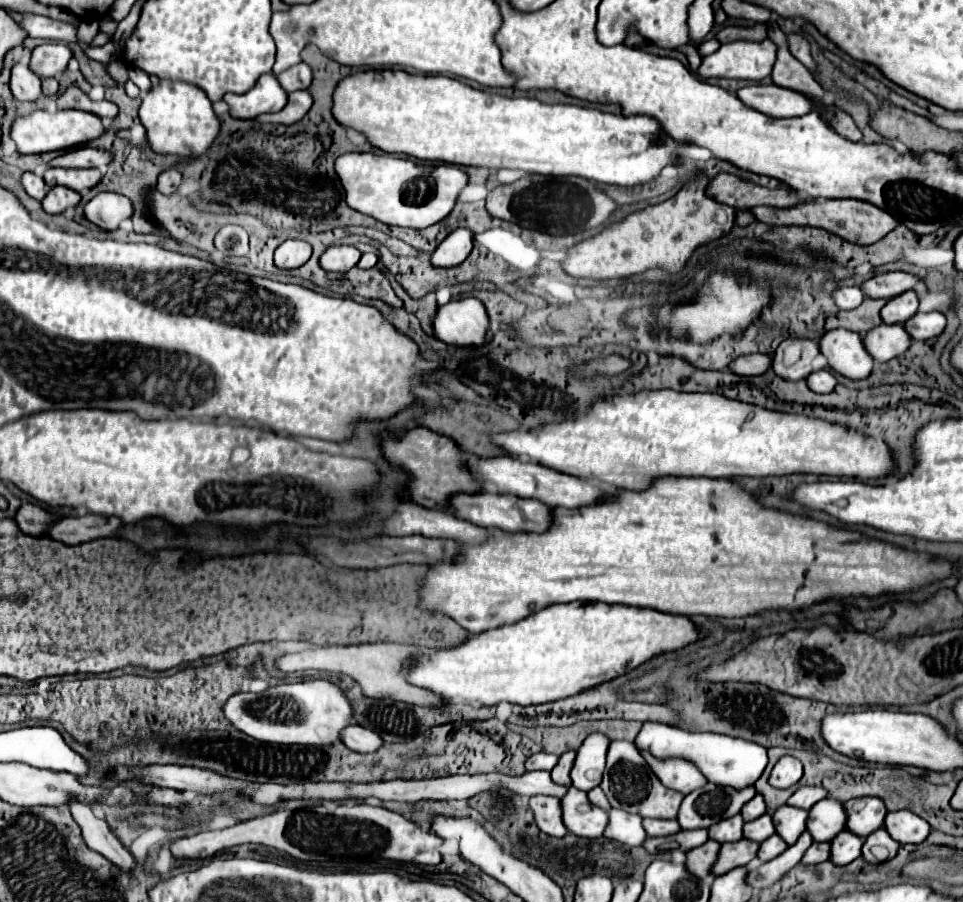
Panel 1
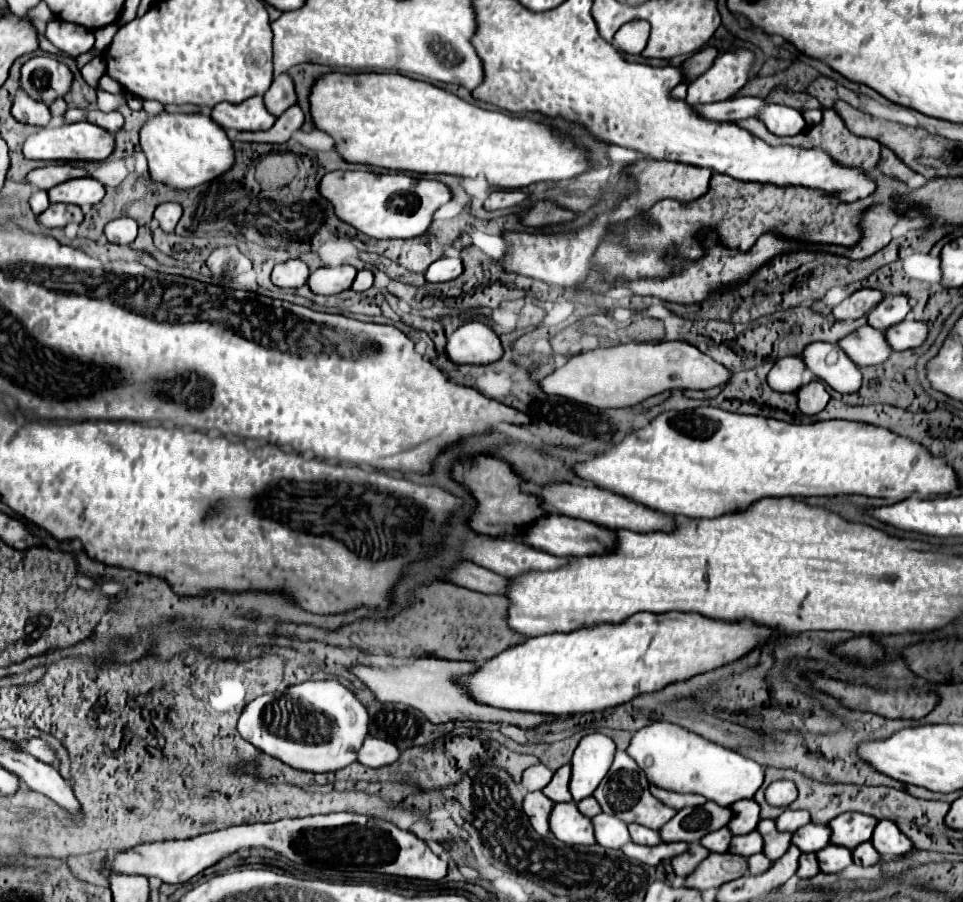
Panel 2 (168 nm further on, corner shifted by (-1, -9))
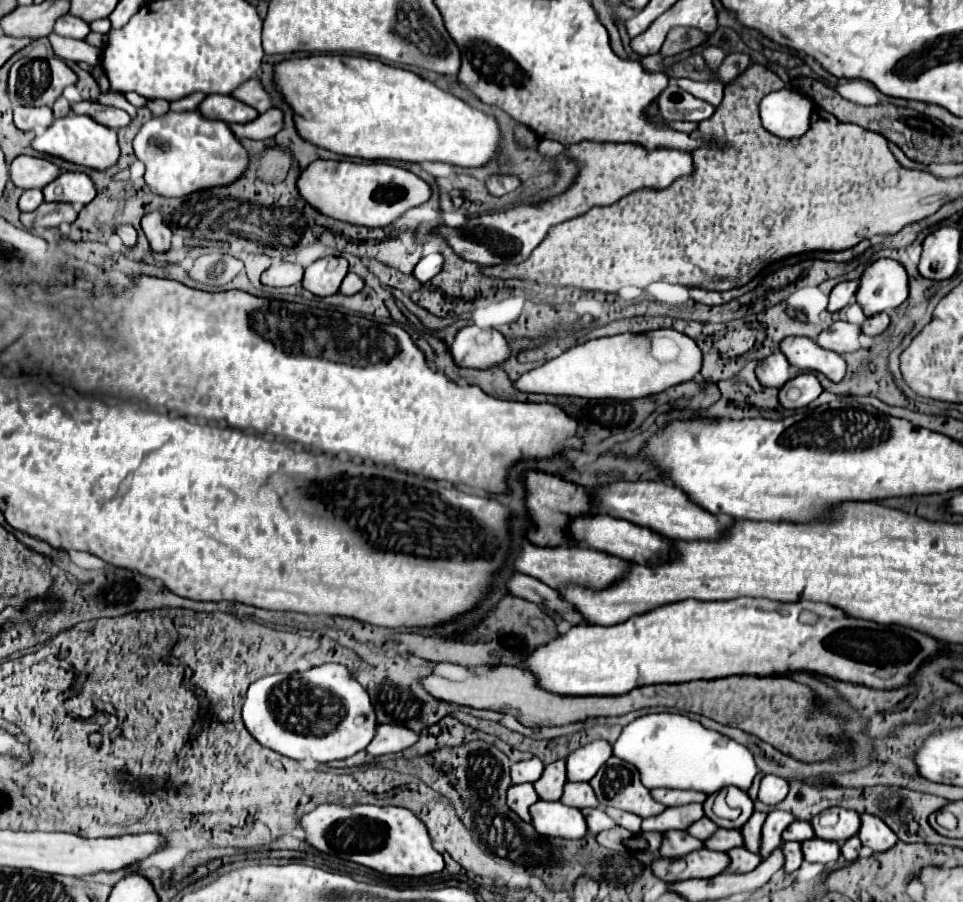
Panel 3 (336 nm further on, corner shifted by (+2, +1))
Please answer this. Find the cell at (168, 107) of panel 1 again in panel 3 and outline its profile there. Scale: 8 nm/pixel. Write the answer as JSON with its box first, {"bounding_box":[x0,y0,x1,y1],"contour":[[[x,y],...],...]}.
{"bounding_box":[134,110,248,198],"contour":[[[198,110],[168,112],[148,120],[134,138],[134,154],[146,166],[146,184],[164,198],[180,198],[214,186],[230,186],[248,166],[248,152],[234,138],[230,126],[220,120],[206,120]]]}

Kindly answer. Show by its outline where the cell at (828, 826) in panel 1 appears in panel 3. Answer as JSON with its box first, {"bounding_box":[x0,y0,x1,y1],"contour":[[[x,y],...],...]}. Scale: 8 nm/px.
{"bounding_box":[782,820,814,842],"contour":[[[802,820],[792,822],[792,824],[782,832],[782,840],[804,842],[804,840],[810,840],[810,838],[814,838],[814,830],[812,830],[810,822],[802,822]]]}

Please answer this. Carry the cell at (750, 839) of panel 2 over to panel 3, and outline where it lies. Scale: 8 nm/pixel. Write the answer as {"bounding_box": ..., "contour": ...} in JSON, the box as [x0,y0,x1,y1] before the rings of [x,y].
{"bounding_box":[704,828,742,852],"contour":[[[718,828],[712,838],[708,838],[704,842],[706,848],[710,850],[716,850],[716,852],[728,852],[732,848],[738,848],[742,846],[742,834],[740,830],[726,830],[726,828]]]}

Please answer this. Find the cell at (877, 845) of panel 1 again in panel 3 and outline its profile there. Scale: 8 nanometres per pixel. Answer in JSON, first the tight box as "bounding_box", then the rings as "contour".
{"bounding_box":[840,836,862,862],"contour":[[[854,836],[854,838],[848,838],[846,842],[842,842],[842,846],[840,846],[840,854],[842,854],[848,862],[854,862],[854,860],[858,858],[860,848],[862,848],[862,844],[860,844],[858,836]]]}

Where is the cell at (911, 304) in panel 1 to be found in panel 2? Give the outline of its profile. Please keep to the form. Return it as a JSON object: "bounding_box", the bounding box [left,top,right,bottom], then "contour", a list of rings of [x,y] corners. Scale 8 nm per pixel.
{"bounding_box":[869,296,911,332],"contour":[[[885,296],[885,300],[879,302],[869,312],[869,326],[885,332],[887,328],[905,320],[909,312],[911,312],[911,306],[907,296]]]}

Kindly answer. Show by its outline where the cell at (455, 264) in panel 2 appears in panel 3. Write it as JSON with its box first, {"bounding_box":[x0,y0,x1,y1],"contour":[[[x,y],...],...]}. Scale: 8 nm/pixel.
{"bounding_box":[414,254,442,284],"contour":[[[428,254],[424,256],[416,268],[414,268],[414,278],[418,278],[420,284],[426,284],[430,278],[434,278],[442,270],[442,256],[440,254]]]}

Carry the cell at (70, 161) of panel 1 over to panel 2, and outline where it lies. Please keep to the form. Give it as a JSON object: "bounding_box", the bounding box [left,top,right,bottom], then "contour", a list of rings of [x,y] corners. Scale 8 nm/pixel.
{"bounding_box":[27,164,87,190],"contour":[[[53,164],[53,166],[31,170],[27,174],[27,182],[35,184],[37,188],[49,190],[49,188],[53,188],[53,186],[65,182],[65,180],[83,178],[83,176],[87,176],[85,168],[77,168],[77,166],[71,166],[71,164]]]}

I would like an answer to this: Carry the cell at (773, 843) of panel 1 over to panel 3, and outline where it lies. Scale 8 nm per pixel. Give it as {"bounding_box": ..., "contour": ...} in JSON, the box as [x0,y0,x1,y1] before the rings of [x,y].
{"bounding_box":[726,846,760,874],"contour":[[[744,846],[734,848],[730,852],[730,866],[726,868],[726,872],[734,872],[734,874],[744,874],[744,872],[752,872],[758,864],[760,864],[760,856],[748,852]]]}

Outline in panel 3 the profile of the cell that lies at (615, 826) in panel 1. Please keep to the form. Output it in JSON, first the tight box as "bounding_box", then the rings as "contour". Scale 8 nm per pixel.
{"bounding_box":[582,806,614,834],"contour":[[[598,806],[598,808],[584,808],[582,810],[584,818],[586,818],[586,824],[588,824],[588,830],[592,834],[598,834],[602,830],[608,830],[608,828],[614,828],[614,820]]]}

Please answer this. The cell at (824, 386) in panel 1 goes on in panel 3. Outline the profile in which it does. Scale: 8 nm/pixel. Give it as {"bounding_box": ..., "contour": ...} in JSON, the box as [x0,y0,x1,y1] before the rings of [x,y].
{"bounding_box":[778,372,822,410],"contour":[[[804,372],[804,374],[798,374],[796,378],[788,380],[780,392],[778,392],[778,400],[784,408],[788,410],[796,410],[796,408],[802,408],[802,406],[808,406],[812,400],[816,400],[818,396],[822,394],[822,386],[820,382],[816,380],[814,374],[810,372]]]}

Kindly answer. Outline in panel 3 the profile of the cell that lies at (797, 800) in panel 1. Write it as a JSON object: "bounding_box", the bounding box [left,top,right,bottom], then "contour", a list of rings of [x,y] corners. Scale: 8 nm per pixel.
{"bounding_box":[760,810,794,860],"contour":[[[772,810],[762,826],[762,846],[760,852],[762,860],[766,860],[770,856],[772,850],[776,850],[782,844],[782,832],[784,828],[788,828],[794,822],[794,816],[790,812],[784,810]]]}

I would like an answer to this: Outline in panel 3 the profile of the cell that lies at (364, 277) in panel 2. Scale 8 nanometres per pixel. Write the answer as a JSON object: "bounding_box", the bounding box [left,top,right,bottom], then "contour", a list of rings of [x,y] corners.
{"bounding_box":[340,272,364,296],"contour":[[[350,272],[350,274],[342,280],[340,294],[344,294],[344,296],[352,296],[352,294],[358,294],[362,288],[364,288],[364,280],[362,280],[360,276],[356,276],[354,272]]]}

